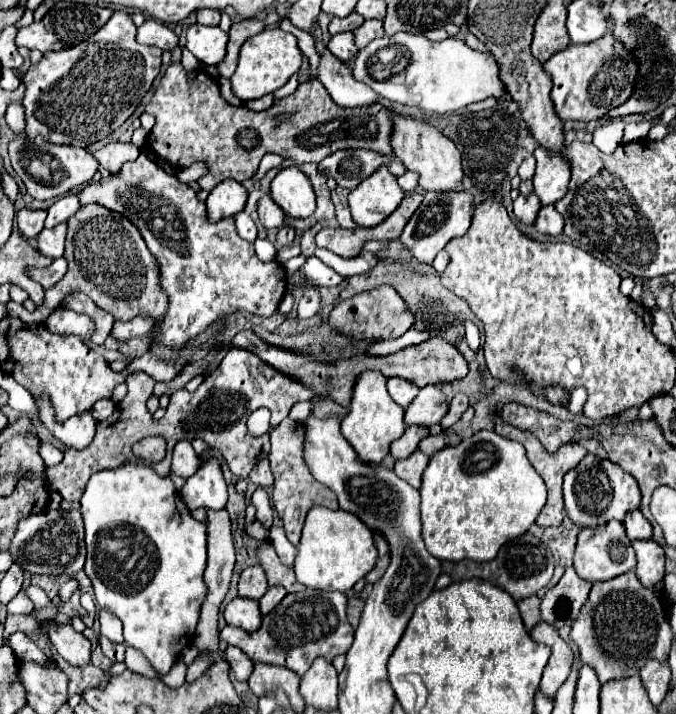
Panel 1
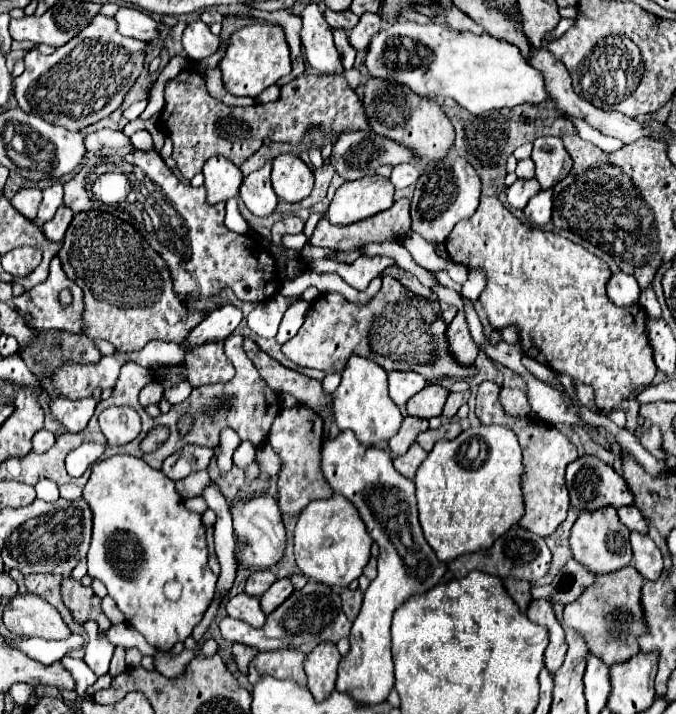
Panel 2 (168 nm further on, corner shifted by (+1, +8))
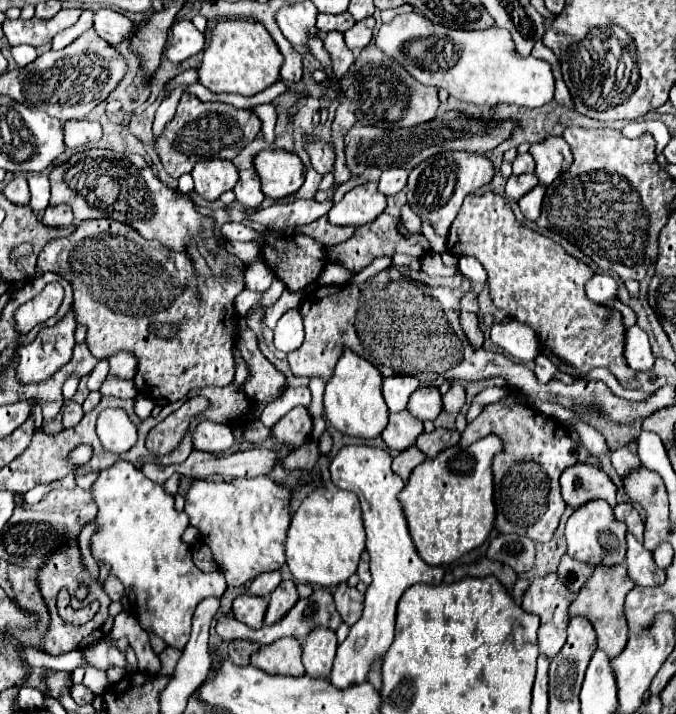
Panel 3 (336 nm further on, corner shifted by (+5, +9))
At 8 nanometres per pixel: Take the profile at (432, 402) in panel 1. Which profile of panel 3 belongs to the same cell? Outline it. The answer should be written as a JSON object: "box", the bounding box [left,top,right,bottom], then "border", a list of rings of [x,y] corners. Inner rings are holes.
{"box":[407,386,443,420],"border":[[[435,386],[417,388],[413,392],[413,396],[409,398],[407,410],[419,420],[435,420],[439,416],[439,412],[443,410],[439,390]]]}

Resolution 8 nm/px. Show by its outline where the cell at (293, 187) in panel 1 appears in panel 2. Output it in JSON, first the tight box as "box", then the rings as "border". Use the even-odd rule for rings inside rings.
{"box":[271,153,315,203],"border":[[[285,153],[273,161],[271,181],[273,181],[273,191],[277,193],[279,199],[289,203],[299,203],[305,197],[309,197],[315,177],[305,161]]]}

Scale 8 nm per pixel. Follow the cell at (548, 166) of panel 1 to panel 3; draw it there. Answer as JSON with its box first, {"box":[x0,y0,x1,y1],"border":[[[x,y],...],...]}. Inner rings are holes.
{"box":[529,136,573,186],"border":[[[549,136],[539,144],[531,144],[529,154],[535,158],[535,176],[543,186],[549,186],[573,164],[571,148],[559,136]]]}

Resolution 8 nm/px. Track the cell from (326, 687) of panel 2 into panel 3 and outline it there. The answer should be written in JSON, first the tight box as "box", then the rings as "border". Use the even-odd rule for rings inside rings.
{"box":[303,626,337,678],"border":[[[319,626],[311,630],[303,640],[303,666],[313,678],[327,678],[337,650],[337,636],[333,630]]]}

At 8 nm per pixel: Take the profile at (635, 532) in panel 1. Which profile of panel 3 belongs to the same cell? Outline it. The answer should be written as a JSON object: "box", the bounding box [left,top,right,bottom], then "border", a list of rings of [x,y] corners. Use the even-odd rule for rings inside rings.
{"box":[613,504,645,542],"border":[[[617,504],[613,510],[615,510],[615,518],[621,520],[621,522],[625,522],[627,528],[629,528],[629,532],[631,532],[639,542],[643,542],[645,524],[643,524],[639,512],[637,512],[631,504]]]}

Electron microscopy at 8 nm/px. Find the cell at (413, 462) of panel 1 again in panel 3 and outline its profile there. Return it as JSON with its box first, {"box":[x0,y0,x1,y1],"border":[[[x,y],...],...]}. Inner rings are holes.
{"box":[393,446,425,480],"border":[[[415,446],[403,450],[399,456],[393,458],[393,472],[399,474],[403,480],[409,478],[409,474],[413,472],[415,466],[419,466],[421,462],[425,462],[425,454],[421,454],[421,450],[417,450]]]}

